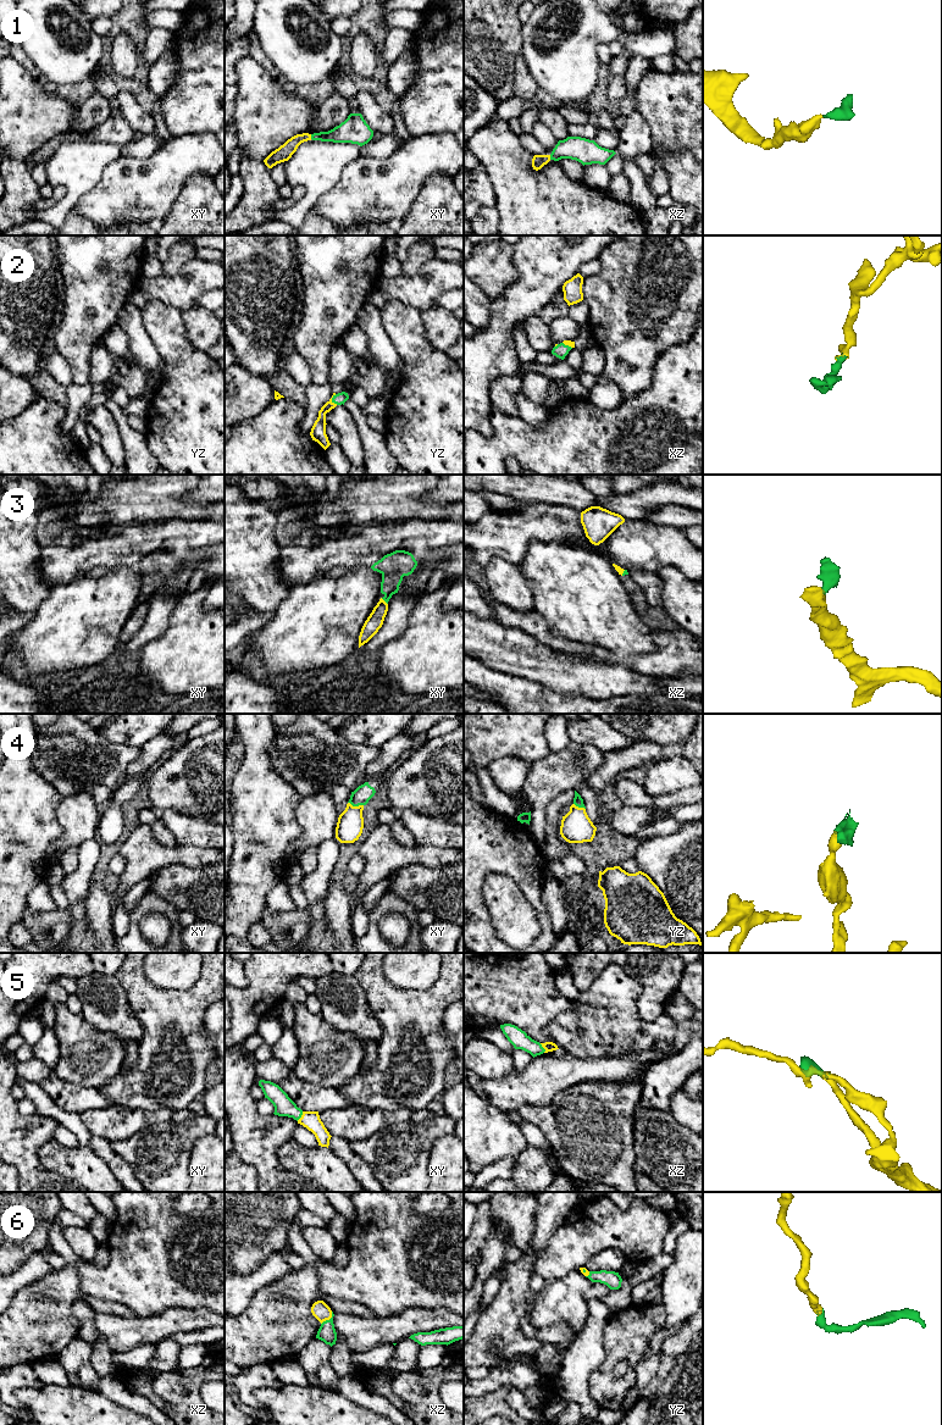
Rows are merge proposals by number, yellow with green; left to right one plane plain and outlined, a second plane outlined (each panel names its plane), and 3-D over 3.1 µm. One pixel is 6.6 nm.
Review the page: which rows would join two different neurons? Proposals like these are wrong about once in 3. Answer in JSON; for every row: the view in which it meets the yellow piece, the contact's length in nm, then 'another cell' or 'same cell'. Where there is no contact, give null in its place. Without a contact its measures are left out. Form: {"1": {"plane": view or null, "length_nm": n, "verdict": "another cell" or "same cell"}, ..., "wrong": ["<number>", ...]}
{"1": {"plane": "xy", "length_nm": 30, "verdict": "same cell"}, "2": {"plane": "yz", "length_nm": 80, "verdict": "same cell"}, "3": {"plane": "xy", "length_nm": 60, "verdict": "another cell"}, "4": {"plane": "xy", "length_nm": 110, "verdict": "same cell"}, "5": {"plane": "xy", "length_nm": 80, "verdict": "same cell"}, "6": {"plane": "xz", "length_nm": 120, "verdict": "same cell"}, "wrong": ["3"]}

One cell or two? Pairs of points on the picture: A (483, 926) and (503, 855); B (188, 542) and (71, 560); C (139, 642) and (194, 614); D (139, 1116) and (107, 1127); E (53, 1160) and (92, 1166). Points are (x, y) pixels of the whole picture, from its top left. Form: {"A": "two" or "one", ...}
{"A": "one", "B": "one", "C": "two", "D": "one", "E": "one"}

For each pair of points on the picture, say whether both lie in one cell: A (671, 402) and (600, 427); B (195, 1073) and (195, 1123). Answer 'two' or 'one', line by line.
A: one
B: two

